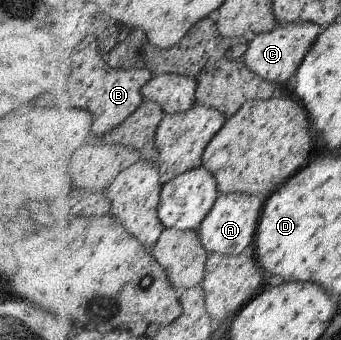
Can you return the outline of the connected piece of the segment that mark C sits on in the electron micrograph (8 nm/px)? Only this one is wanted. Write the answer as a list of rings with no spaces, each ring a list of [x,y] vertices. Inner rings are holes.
[[[311,21],[279,24],[273,32],[263,33],[251,39],[252,43],[245,58],[247,64],[251,70],[263,78],[281,86],[285,82],[289,82],[300,70],[301,65],[305,62],[305,55],[311,50],[312,44],[319,38],[323,29]]]

